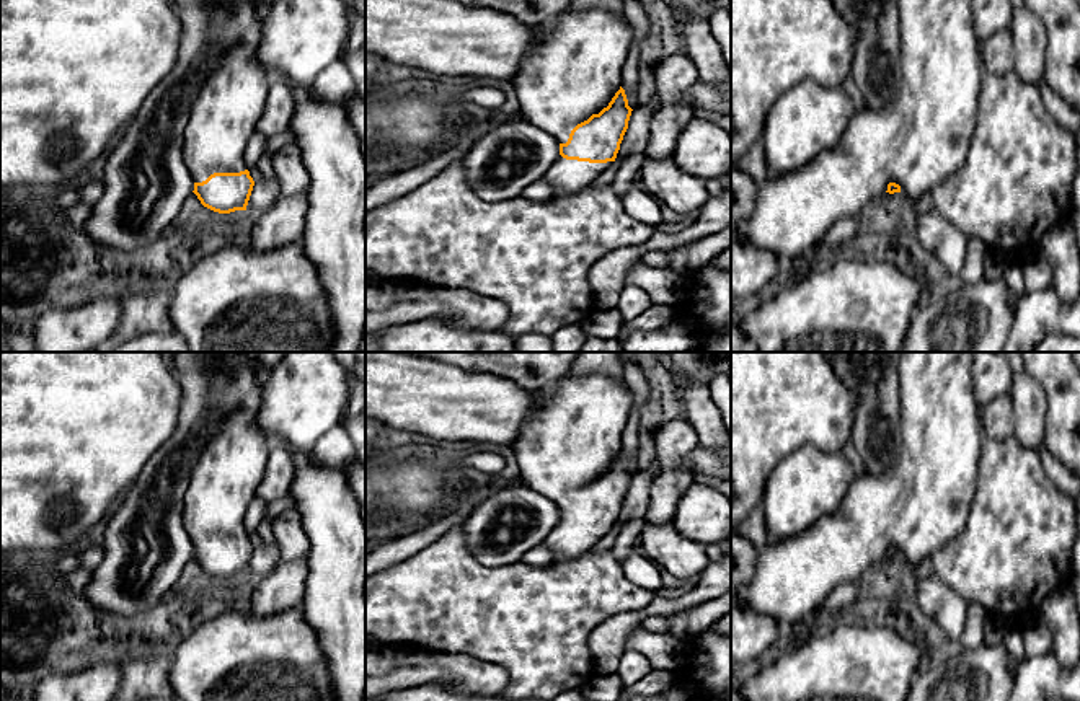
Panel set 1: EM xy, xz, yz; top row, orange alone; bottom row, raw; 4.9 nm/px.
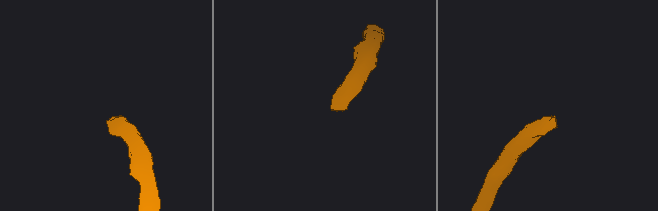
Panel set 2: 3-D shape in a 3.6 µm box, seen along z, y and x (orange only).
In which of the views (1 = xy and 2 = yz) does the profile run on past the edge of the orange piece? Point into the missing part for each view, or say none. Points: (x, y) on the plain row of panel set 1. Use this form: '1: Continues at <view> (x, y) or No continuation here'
1: Continues at xy (224, 481)
2: Continues at yz (922, 501)

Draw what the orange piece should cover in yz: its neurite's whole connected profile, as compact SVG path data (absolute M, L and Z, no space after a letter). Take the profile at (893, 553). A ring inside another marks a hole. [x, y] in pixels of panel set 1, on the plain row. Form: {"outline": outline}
{"outline": "M901 354L902 448L897 461L881 474L863 471L855 476L835 512L819 517L793 538L768 541L760 548L755 575L737 592L736 603L790 629L817 610L839 585L858 582L876 561L902 558L917 567L964 528L984 440L982 408L972 386L974 355Z"}

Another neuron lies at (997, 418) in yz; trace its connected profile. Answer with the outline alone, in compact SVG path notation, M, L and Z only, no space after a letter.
M1010 391L990 401L980 412L984 439L1005 440L1013 435L1013 399Z

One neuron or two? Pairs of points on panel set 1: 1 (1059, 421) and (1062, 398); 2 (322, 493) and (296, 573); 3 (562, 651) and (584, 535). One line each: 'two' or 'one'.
1: one
2: two
3: two

